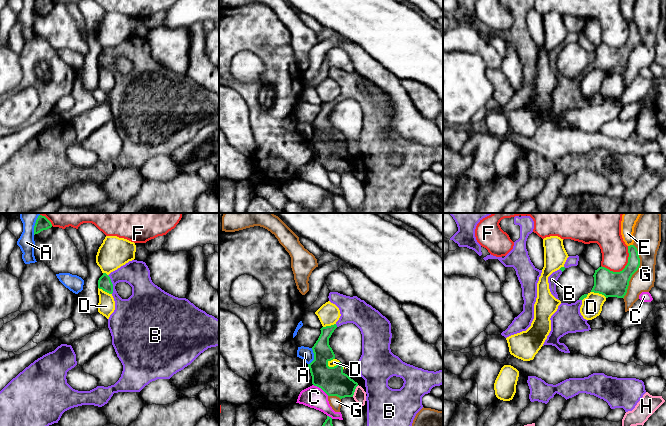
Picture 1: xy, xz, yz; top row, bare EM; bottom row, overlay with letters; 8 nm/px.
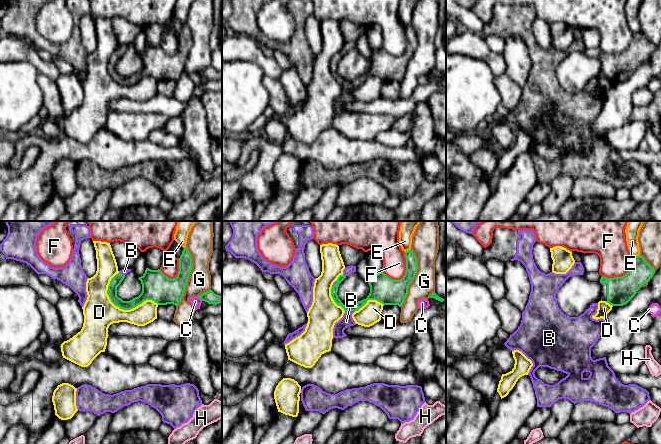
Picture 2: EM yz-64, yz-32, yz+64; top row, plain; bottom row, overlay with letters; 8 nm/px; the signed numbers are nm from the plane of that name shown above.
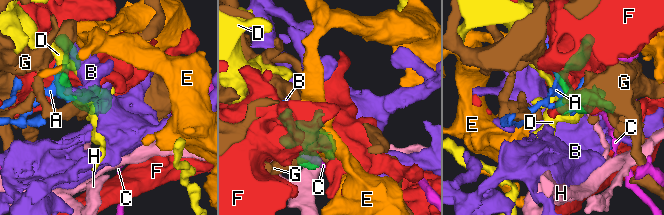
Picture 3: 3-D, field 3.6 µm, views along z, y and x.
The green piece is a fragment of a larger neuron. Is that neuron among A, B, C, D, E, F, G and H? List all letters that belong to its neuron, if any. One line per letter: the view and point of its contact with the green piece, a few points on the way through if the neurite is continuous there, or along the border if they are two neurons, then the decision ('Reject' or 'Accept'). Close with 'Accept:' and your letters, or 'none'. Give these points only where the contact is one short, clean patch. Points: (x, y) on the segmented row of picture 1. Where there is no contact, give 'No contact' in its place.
A: Touches green at xz (314, 356). Reject
B: Touches green at xy (112, 284). Accept
C: Touches green at xz (321, 388). Boundary: xz (313, 384), (320, 387), (328, 395). Reject
D: Touches green at xz (334, 366). Reject
E: Touches green at yz (630, 245). Boundary: yz (632, 244), (628, 246). Reject
F: Touches green at yz (624, 268). Reject
G: Touches green at yz (636, 270). Reject
H: Touches green at xz (354, 391). Boundary: xz (358, 385), (352, 396). Reject
Accept: B

